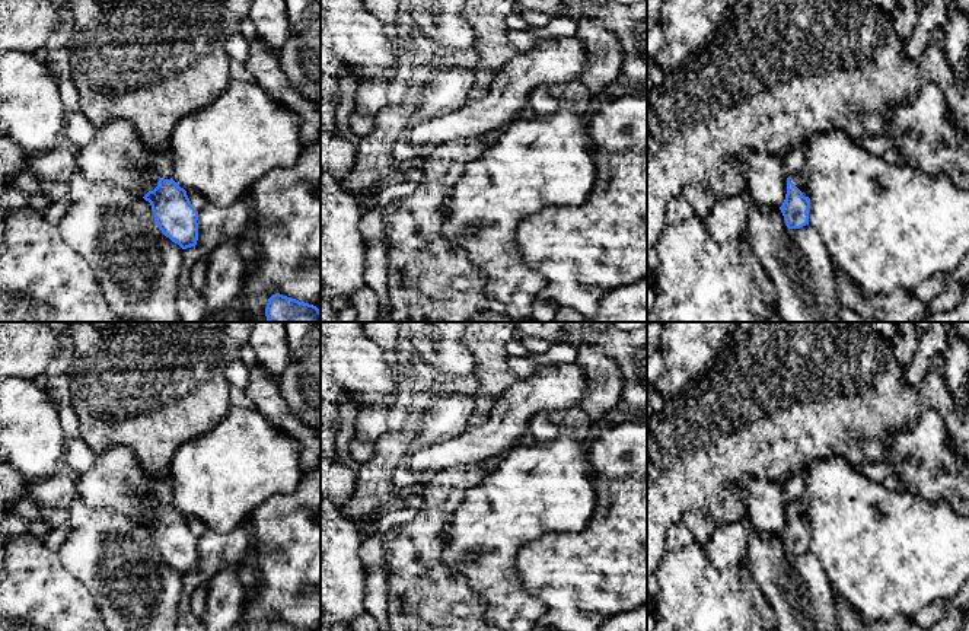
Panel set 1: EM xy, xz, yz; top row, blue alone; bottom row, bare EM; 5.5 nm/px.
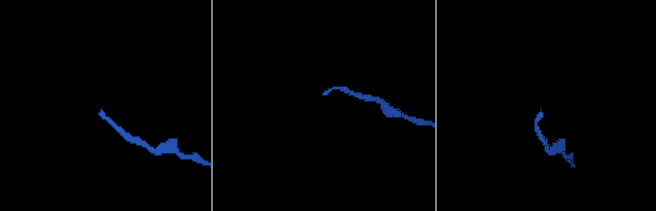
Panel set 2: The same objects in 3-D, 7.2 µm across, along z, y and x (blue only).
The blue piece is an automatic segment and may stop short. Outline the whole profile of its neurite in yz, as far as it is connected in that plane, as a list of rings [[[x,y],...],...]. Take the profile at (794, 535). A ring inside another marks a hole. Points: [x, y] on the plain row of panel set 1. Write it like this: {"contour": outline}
{"contour": [[[797,500],[787,504],[787,520],[782,532],[780,533],[785,552],[788,555],[800,555],[809,551],[810,525],[804,512],[804,504]]]}

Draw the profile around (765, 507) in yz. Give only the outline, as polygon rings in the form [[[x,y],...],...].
[[[749,477],[739,491],[745,497],[749,526],[759,533],[780,535],[787,520],[782,481]]]

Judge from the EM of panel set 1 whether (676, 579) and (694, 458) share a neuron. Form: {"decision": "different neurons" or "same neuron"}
{"decision": "different neurons"}

